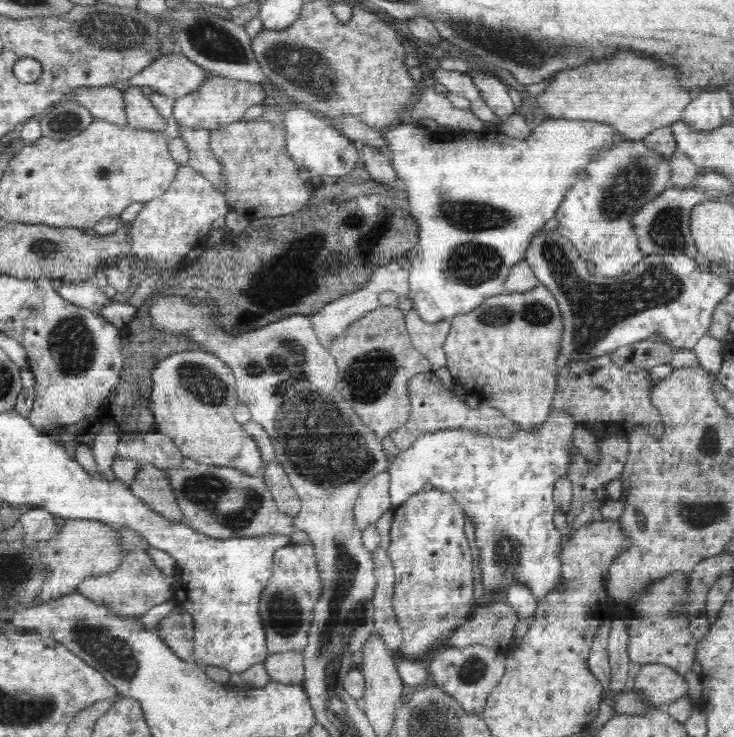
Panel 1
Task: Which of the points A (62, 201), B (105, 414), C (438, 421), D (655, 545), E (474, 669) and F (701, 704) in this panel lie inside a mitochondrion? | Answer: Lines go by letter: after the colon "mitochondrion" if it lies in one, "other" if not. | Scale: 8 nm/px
A: other
B: other
C: other
D: other
E: mitochondrion
F: other

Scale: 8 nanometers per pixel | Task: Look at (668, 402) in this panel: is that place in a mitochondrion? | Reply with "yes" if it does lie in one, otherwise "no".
no

